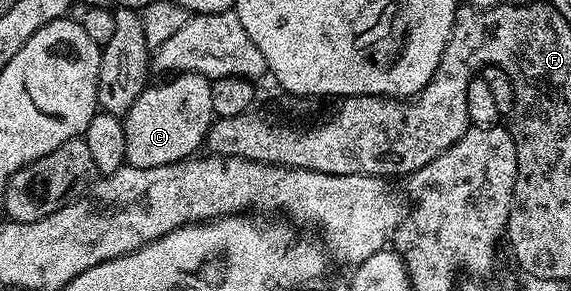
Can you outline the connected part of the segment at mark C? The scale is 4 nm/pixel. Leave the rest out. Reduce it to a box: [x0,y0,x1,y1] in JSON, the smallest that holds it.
[122,71,216,169]

